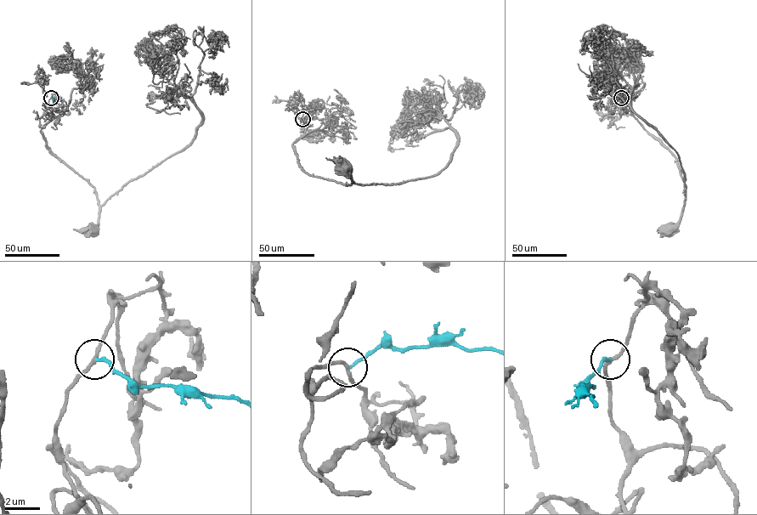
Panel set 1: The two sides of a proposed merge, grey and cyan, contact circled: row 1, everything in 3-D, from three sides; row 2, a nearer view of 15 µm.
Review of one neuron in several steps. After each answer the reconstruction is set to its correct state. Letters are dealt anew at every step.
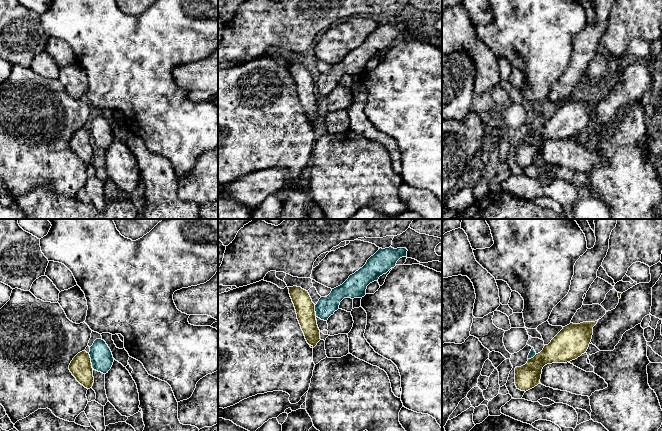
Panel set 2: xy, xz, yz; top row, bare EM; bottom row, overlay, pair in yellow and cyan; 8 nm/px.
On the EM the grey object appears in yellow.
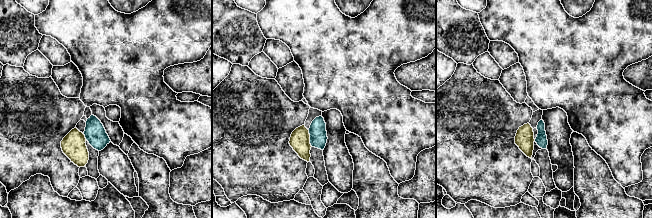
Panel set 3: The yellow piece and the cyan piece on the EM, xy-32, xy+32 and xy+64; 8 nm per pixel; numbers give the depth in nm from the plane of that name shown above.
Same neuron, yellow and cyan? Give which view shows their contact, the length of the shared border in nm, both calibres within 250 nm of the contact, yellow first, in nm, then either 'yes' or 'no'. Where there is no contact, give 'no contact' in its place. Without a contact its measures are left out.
contact in xy; length 130 nm; calibres 180 and 180 nm; no

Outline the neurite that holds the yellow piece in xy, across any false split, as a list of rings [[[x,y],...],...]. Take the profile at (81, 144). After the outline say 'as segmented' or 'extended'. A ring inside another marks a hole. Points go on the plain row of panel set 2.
[[[78,129],[69,141],[69,146],[76,156],[85,164],[90,165],[94,159],[93,144],[89,129]]]; as segmented

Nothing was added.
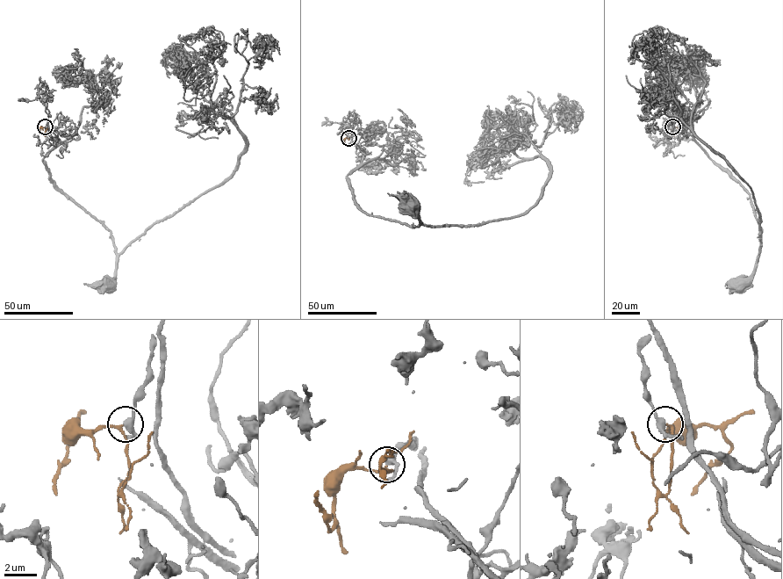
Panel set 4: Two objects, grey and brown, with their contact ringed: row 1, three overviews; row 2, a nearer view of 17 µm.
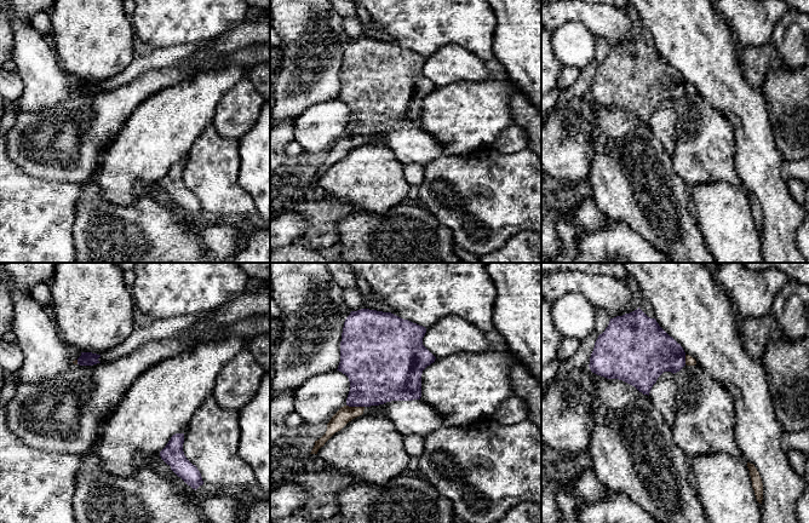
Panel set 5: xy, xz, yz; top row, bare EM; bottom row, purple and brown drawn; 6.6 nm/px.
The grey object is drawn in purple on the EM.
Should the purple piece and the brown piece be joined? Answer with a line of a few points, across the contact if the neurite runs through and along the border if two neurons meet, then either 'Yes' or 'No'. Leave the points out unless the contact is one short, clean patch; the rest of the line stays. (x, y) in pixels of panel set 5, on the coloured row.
Line: xz (346, 404), (363, 407). No

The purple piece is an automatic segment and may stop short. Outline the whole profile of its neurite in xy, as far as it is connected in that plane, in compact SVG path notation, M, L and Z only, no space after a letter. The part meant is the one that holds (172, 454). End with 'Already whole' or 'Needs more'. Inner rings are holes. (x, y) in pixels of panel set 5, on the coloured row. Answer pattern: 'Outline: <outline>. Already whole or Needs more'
Outline: M176 433L160 452L161 459L171 466L171 470L193 489L203 484L200 471L193 465L183 452L184 433Z. Already whole

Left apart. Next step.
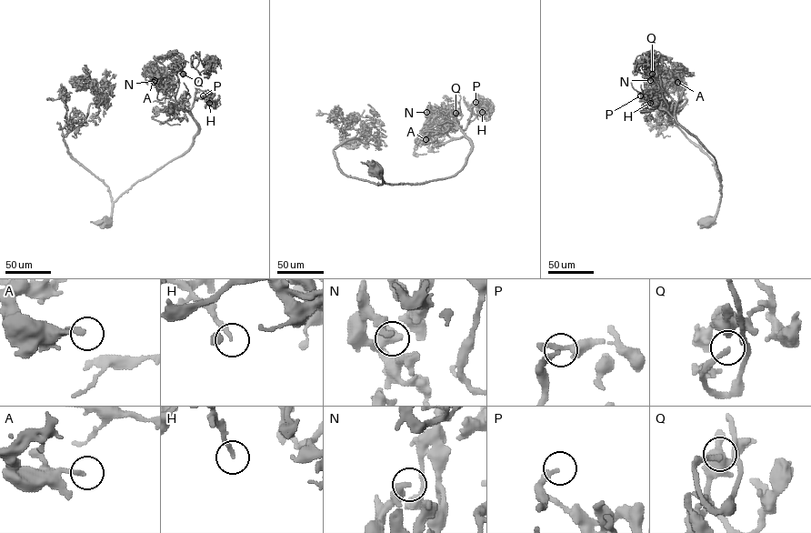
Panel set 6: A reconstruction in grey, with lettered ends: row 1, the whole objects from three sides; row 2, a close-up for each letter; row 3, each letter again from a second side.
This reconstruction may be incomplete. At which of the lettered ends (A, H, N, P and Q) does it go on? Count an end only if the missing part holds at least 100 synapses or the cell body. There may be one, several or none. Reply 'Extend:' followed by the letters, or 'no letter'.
Extend: P, Q

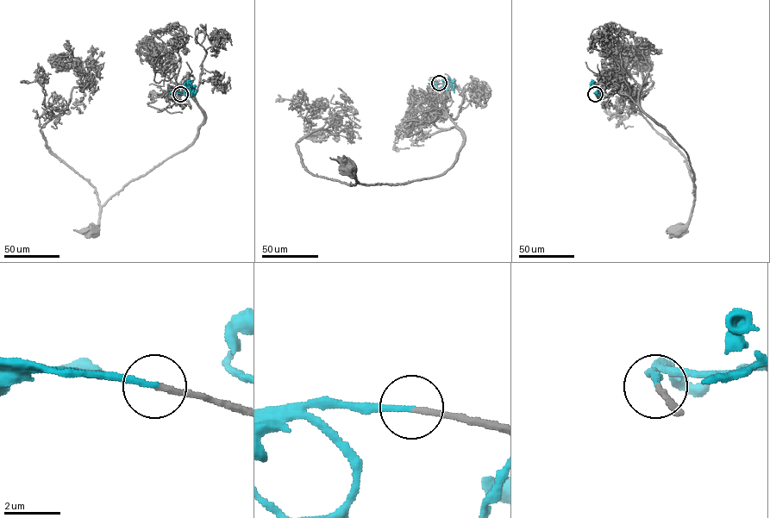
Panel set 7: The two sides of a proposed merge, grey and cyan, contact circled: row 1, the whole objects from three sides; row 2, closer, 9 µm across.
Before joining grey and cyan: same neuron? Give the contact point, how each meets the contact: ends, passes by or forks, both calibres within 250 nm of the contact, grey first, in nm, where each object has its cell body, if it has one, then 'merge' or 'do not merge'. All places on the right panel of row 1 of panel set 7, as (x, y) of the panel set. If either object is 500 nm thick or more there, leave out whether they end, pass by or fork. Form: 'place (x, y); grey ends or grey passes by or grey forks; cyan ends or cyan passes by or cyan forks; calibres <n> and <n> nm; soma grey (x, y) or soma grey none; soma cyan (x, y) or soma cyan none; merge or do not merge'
place (595, 94); grey ends; cyan ends; calibres 200 and 200 nm; soma grey (679, 232); soma cyan none; merge

